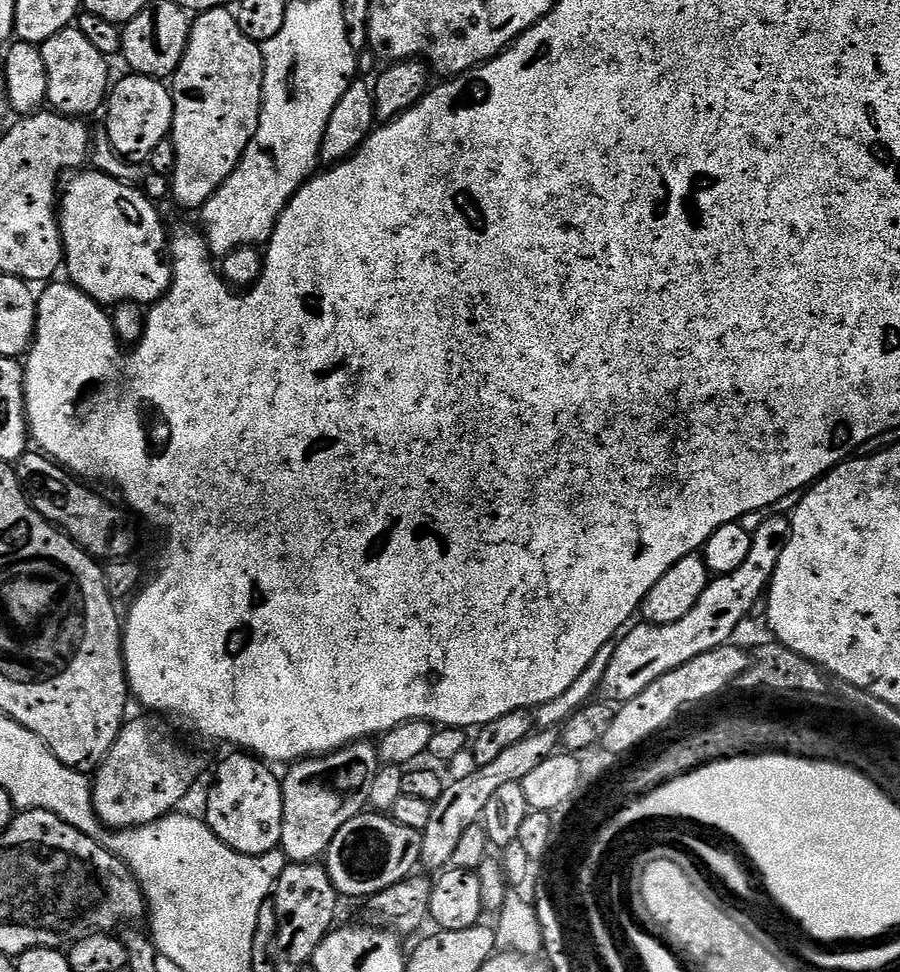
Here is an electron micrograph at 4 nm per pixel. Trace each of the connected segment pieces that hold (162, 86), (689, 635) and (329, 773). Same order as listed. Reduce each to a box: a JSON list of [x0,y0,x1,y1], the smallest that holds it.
[[106,74,172,165],[599,516,789,702],[279,738,378,864]]

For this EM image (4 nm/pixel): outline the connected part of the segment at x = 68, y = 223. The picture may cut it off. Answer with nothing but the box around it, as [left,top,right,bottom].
[58,170,172,306]

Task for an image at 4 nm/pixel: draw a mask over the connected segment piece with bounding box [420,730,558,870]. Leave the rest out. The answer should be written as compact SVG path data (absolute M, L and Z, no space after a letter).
M536 730L522 742L514 742L514 746L506 746L494 758L494 762L482 764L476 771L461 780L453 780L445 787L444 793L434 801L430 810L430 822L422 830L420 837L420 864L423 867L436 868L435 870L444 870L452 863L452 855L459 835L466 826L477 823L483 817L486 810L486 802L495 791L501 786L506 786L506 782L520 782L546 759L553 755L558 748L558 736L552 730Z

